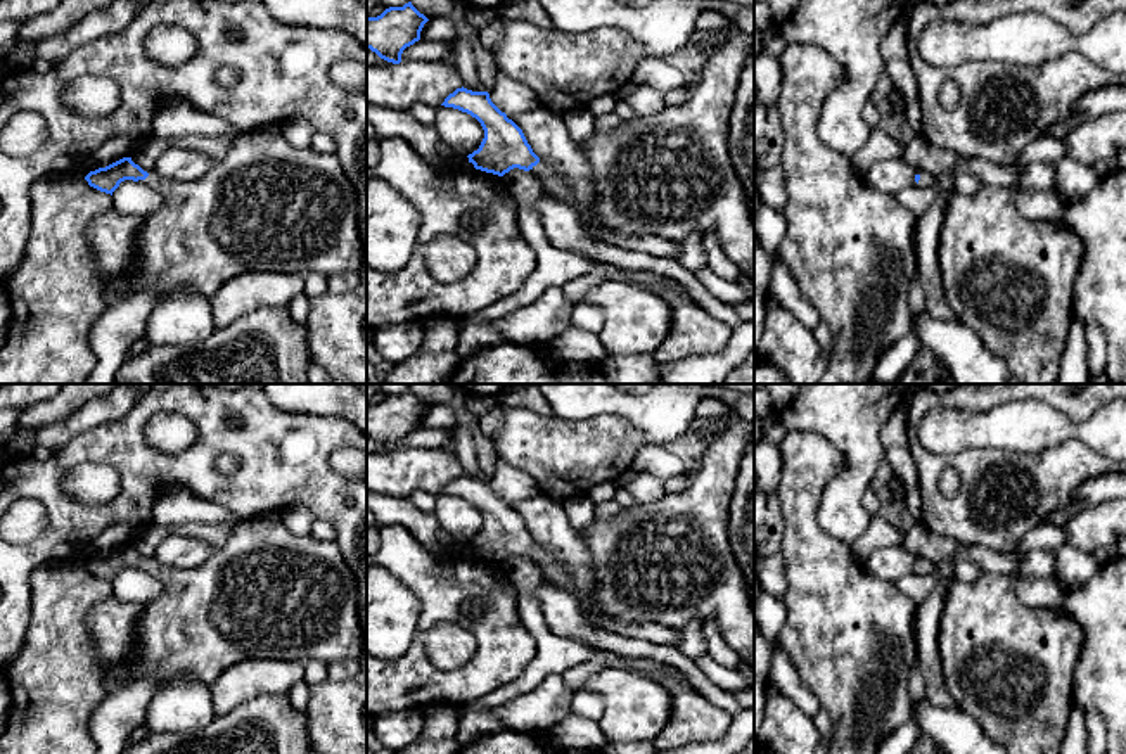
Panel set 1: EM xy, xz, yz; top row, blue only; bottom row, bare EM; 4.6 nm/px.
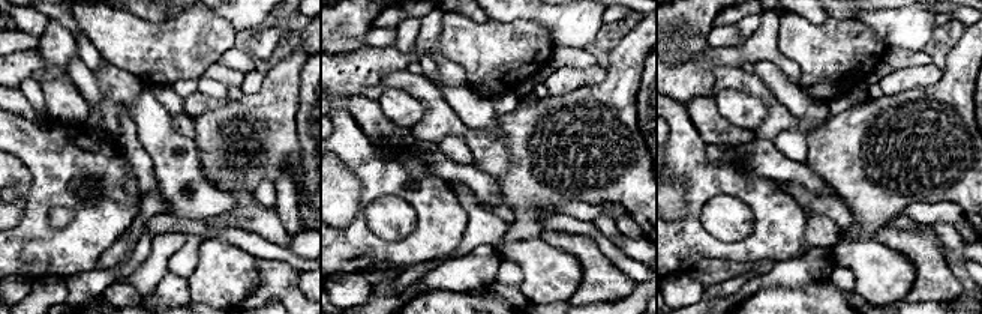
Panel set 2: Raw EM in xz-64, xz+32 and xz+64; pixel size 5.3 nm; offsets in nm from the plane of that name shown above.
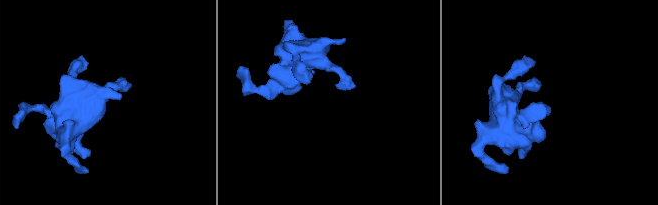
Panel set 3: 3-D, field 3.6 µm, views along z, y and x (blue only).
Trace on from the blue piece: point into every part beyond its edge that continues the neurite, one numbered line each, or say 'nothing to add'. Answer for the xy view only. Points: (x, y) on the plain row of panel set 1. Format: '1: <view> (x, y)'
1: xy (270, 594)

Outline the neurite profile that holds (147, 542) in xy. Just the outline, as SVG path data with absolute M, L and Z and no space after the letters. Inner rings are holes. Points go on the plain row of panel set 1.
M150 522L144 531L140 531L135 540L130 543L135 552L138 552L144 559L150 560L156 557L156 552L163 540L171 531Z

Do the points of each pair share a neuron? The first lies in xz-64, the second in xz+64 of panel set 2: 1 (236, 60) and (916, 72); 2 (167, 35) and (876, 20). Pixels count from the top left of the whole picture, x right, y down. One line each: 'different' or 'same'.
1: different
2: different

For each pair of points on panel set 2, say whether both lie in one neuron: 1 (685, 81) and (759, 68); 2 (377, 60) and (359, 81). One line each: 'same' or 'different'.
1: different
2: same

